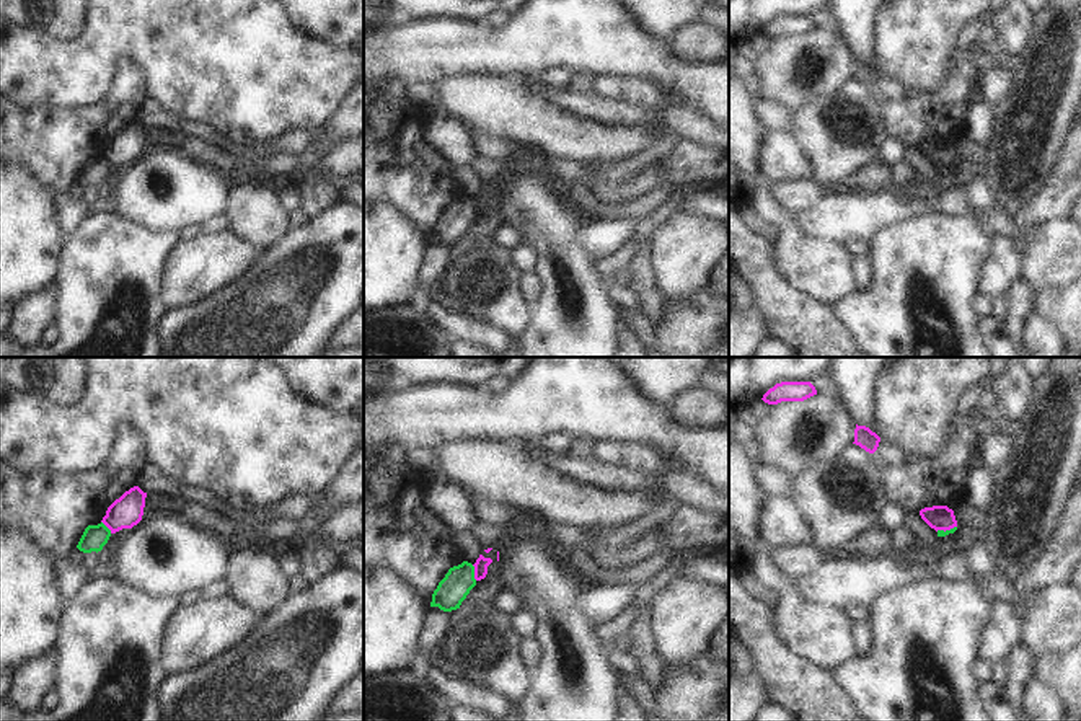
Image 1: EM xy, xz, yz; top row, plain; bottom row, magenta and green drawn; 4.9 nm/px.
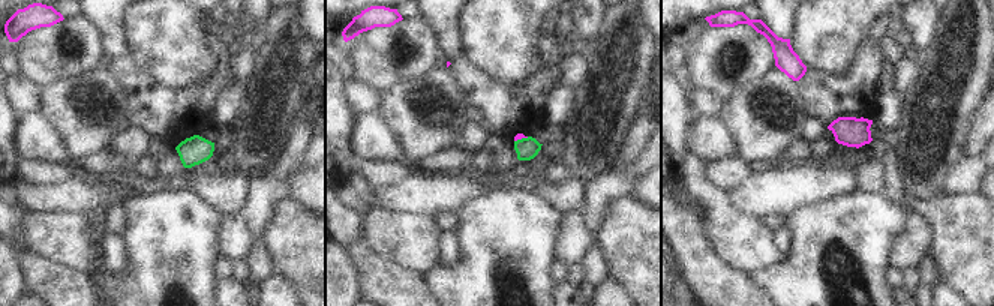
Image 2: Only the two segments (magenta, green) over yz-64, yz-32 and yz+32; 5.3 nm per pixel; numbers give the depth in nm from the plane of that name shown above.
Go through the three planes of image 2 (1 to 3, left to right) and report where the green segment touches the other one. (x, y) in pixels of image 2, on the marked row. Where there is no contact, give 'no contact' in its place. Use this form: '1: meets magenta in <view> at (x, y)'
1: no contact
2: meets magenta in yz-32 at (520, 138)
3: no contact

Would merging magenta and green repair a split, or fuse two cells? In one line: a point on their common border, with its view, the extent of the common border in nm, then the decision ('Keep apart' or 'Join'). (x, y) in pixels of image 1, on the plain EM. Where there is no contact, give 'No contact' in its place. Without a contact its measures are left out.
Touches magenta at xz (475, 207). Shared border 80 nm. Keep apart.

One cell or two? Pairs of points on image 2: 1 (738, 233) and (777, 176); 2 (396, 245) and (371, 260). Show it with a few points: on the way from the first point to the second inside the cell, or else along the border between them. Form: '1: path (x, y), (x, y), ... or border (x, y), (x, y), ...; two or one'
1: border (729, 192), (729, 197), (741, 210), (760, 219); two
2: border (363, 224), (363, 236), (371, 246), (413, 270); two

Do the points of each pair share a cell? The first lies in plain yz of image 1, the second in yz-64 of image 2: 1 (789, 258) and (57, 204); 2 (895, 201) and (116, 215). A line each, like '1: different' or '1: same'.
1: different
2: different

